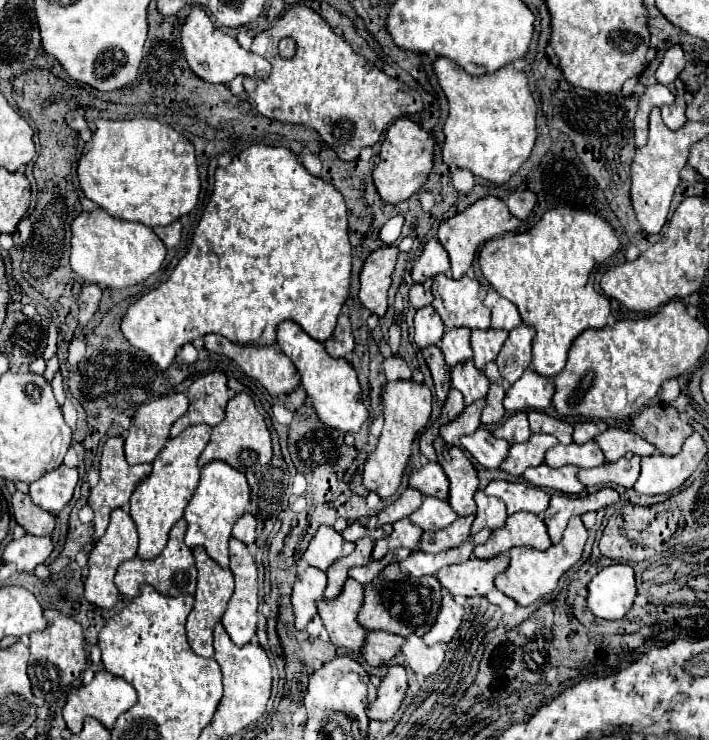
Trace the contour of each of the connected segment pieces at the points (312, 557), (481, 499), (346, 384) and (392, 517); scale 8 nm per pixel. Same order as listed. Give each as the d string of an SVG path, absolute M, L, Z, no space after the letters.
M320 527L304 553L304 561L320 571L326 571L340 557L348 555L348 549L350 547L340 533L336 533L332 527Z
M476 491L474 501L478 505L476 519L472 523L472 533L478 533L480 529L500 529L506 523L506 505L500 499L488 497L484 491Z
M284 321L278 325L278 343L286 357L296 365L302 377L302 387L312 399L314 411L328 427L346 433L358 433L360 427L368 421L368 409L362 403L362 387L354 367L346 359L334 359L328 355L324 343L312 339L302 331L302 327L294 321Z
M408 487L394 503L390 503L388 507L384 507L378 513L378 527L386 525L386 523L394 525L396 521L400 521L404 517L410 517L420 505L422 505L422 493Z

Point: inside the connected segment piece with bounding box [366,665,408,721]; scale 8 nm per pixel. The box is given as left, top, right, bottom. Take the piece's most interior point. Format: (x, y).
(391, 693)

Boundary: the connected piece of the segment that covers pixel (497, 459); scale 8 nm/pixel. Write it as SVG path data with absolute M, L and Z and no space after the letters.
M478 429L470 435L464 435L460 441L462 441L462 447L482 467L488 467L488 469L500 469L500 465L506 461L510 451L510 443L506 443L504 439L496 439L486 429Z

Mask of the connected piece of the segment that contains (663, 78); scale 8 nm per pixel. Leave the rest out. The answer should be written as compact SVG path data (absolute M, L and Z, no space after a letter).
M680 45L670 47L670 49L666 51L666 55L664 55L664 59L662 59L658 71L656 71L658 83L662 83L662 85L674 89L672 85L674 85L676 77L680 75L680 71L684 69L684 65L686 65L686 57L684 57L682 47L680 47Z

